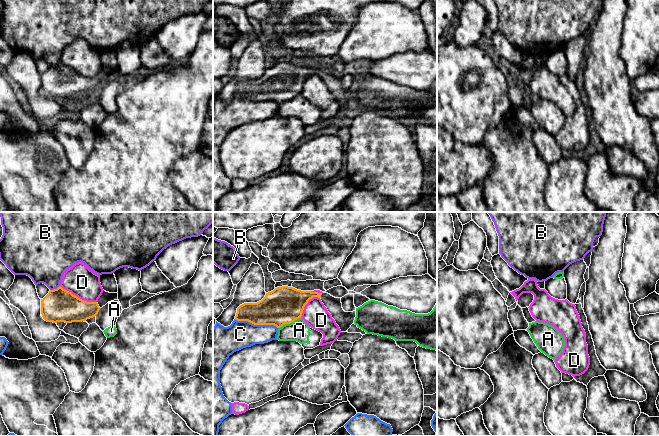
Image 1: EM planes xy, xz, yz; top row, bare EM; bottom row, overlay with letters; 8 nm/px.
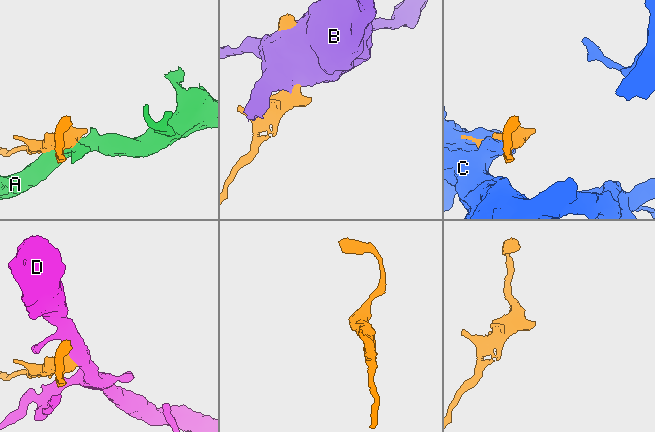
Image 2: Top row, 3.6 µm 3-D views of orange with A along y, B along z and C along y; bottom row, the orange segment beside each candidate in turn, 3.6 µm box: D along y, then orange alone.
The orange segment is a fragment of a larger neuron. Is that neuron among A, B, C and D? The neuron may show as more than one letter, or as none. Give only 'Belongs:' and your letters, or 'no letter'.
Belongs: no letter

